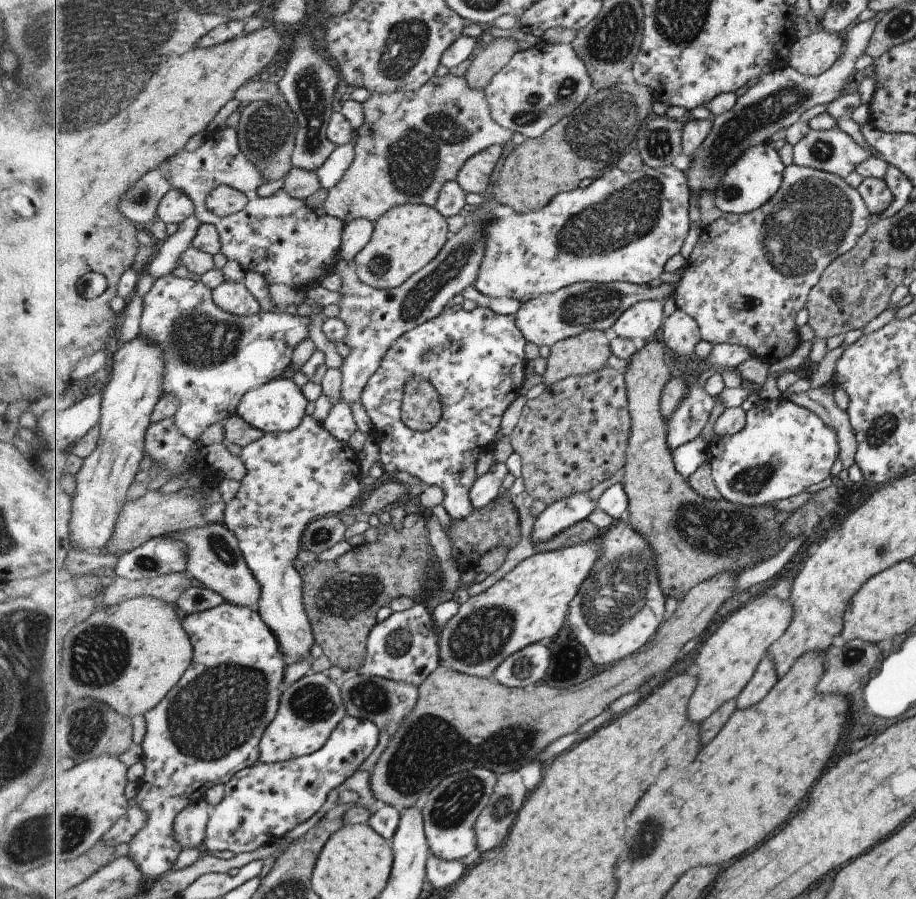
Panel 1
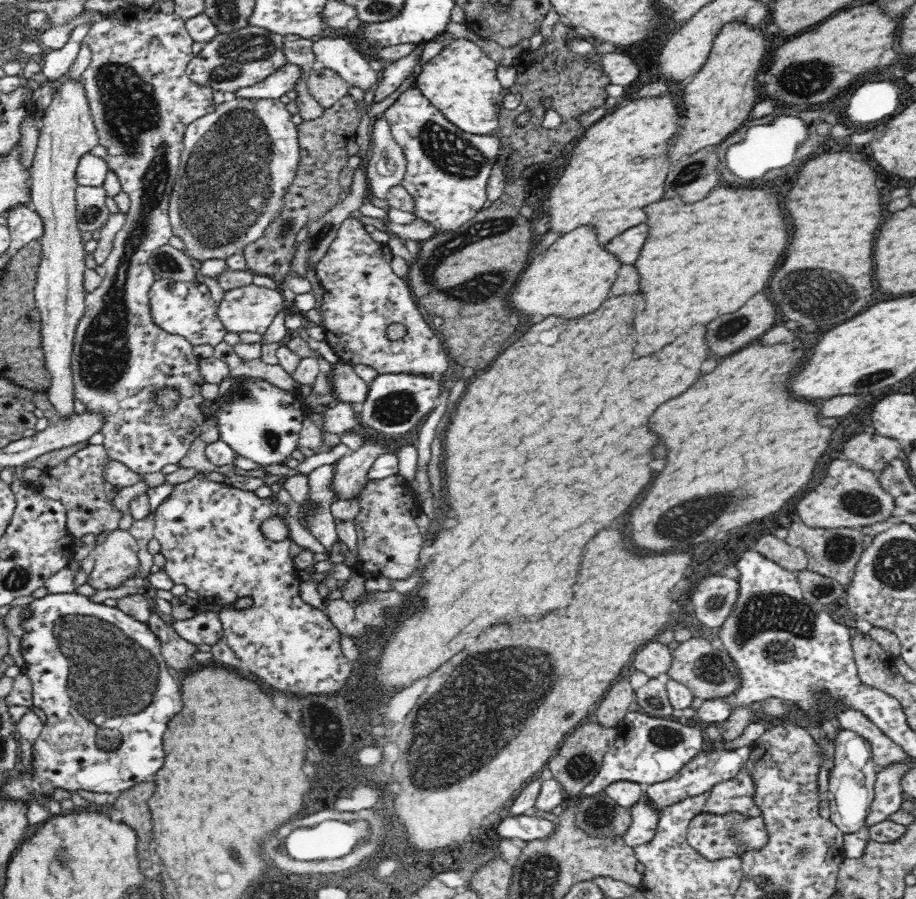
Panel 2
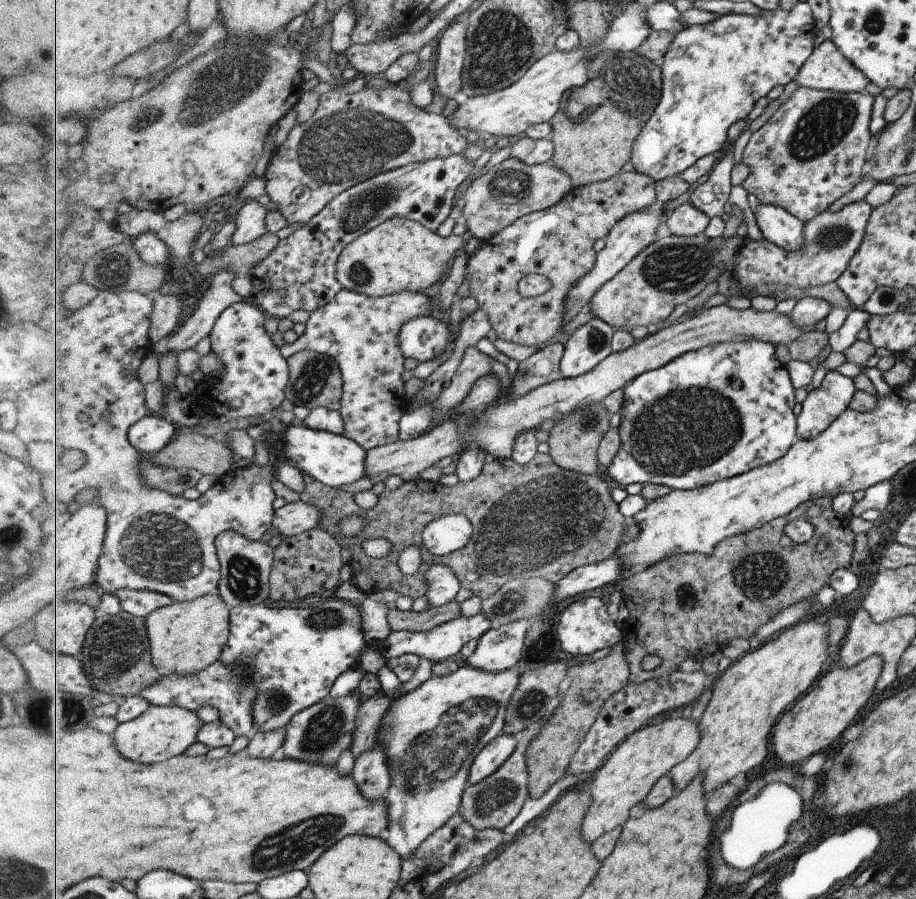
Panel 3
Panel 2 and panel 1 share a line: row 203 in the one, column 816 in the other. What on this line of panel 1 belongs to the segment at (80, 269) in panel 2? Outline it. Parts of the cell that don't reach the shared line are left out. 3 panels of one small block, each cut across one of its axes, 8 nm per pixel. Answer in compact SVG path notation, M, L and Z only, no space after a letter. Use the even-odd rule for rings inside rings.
M818 30L792 46L791 65L805 76L814 77L829 70L843 50L844 37Z

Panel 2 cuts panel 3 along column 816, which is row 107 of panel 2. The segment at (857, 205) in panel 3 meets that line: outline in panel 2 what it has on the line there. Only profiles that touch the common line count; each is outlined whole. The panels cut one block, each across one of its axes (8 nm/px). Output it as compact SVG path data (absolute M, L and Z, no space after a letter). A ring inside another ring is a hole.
M236 96L232 100L222 102L210 114L194 120L186 128L183 136L184 148L181 154L181 168L174 183L169 202L169 221L171 222L174 236L179 236L183 240L185 244L183 251L188 256L204 262L204 260L210 260L210 258L226 258L226 256L232 256L232 254L240 254L246 247L246 244L254 243L254 240L262 237L262 234L270 225L270 220L273 220L274 216L277 216L278 212L282 211L282 206L284 206L282 200L285 199L286 188L289 188L290 184L292 184L294 174L297 172L298 160L300 160L300 155L298 155L300 147L298 147L297 125L292 122L292 116L292 114L288 113L286 105L280 99L246 99Z

